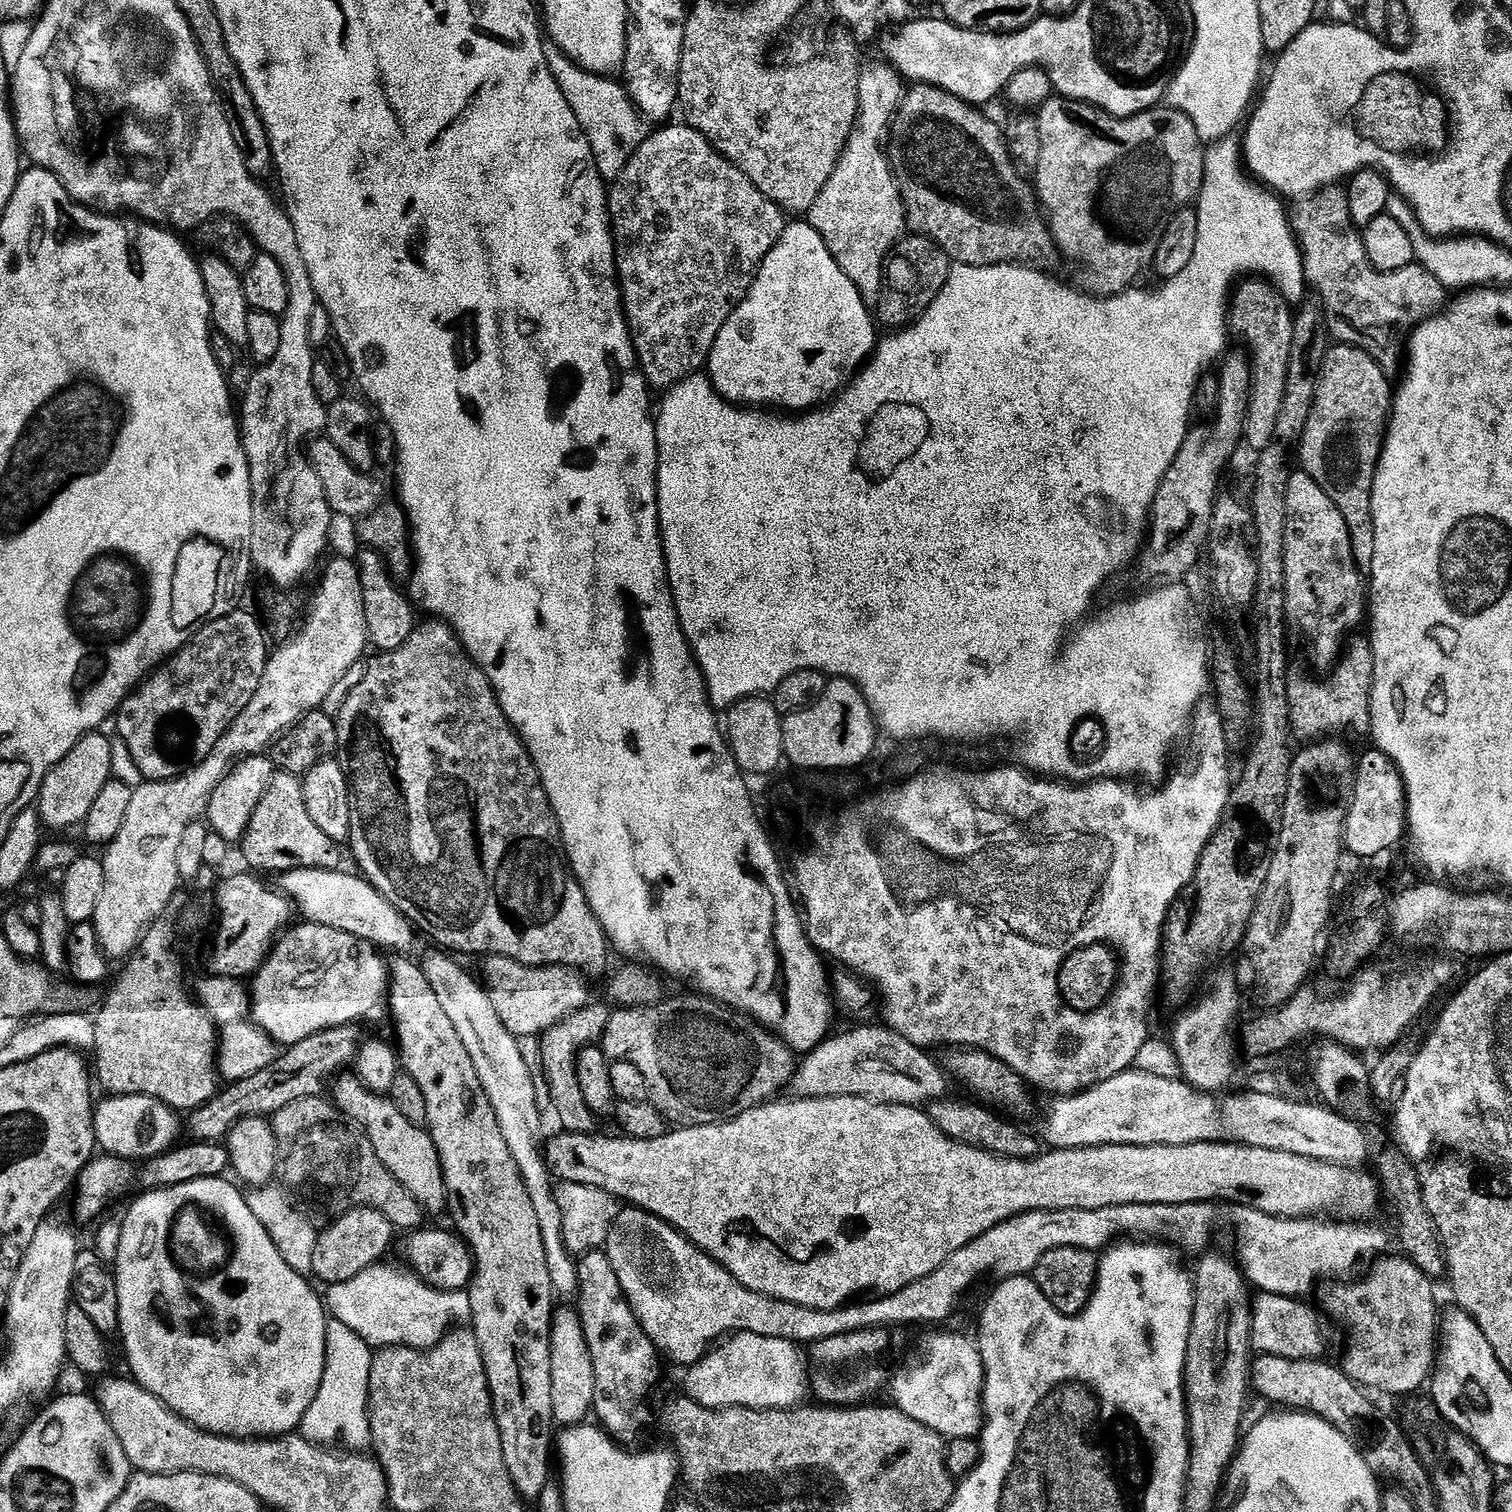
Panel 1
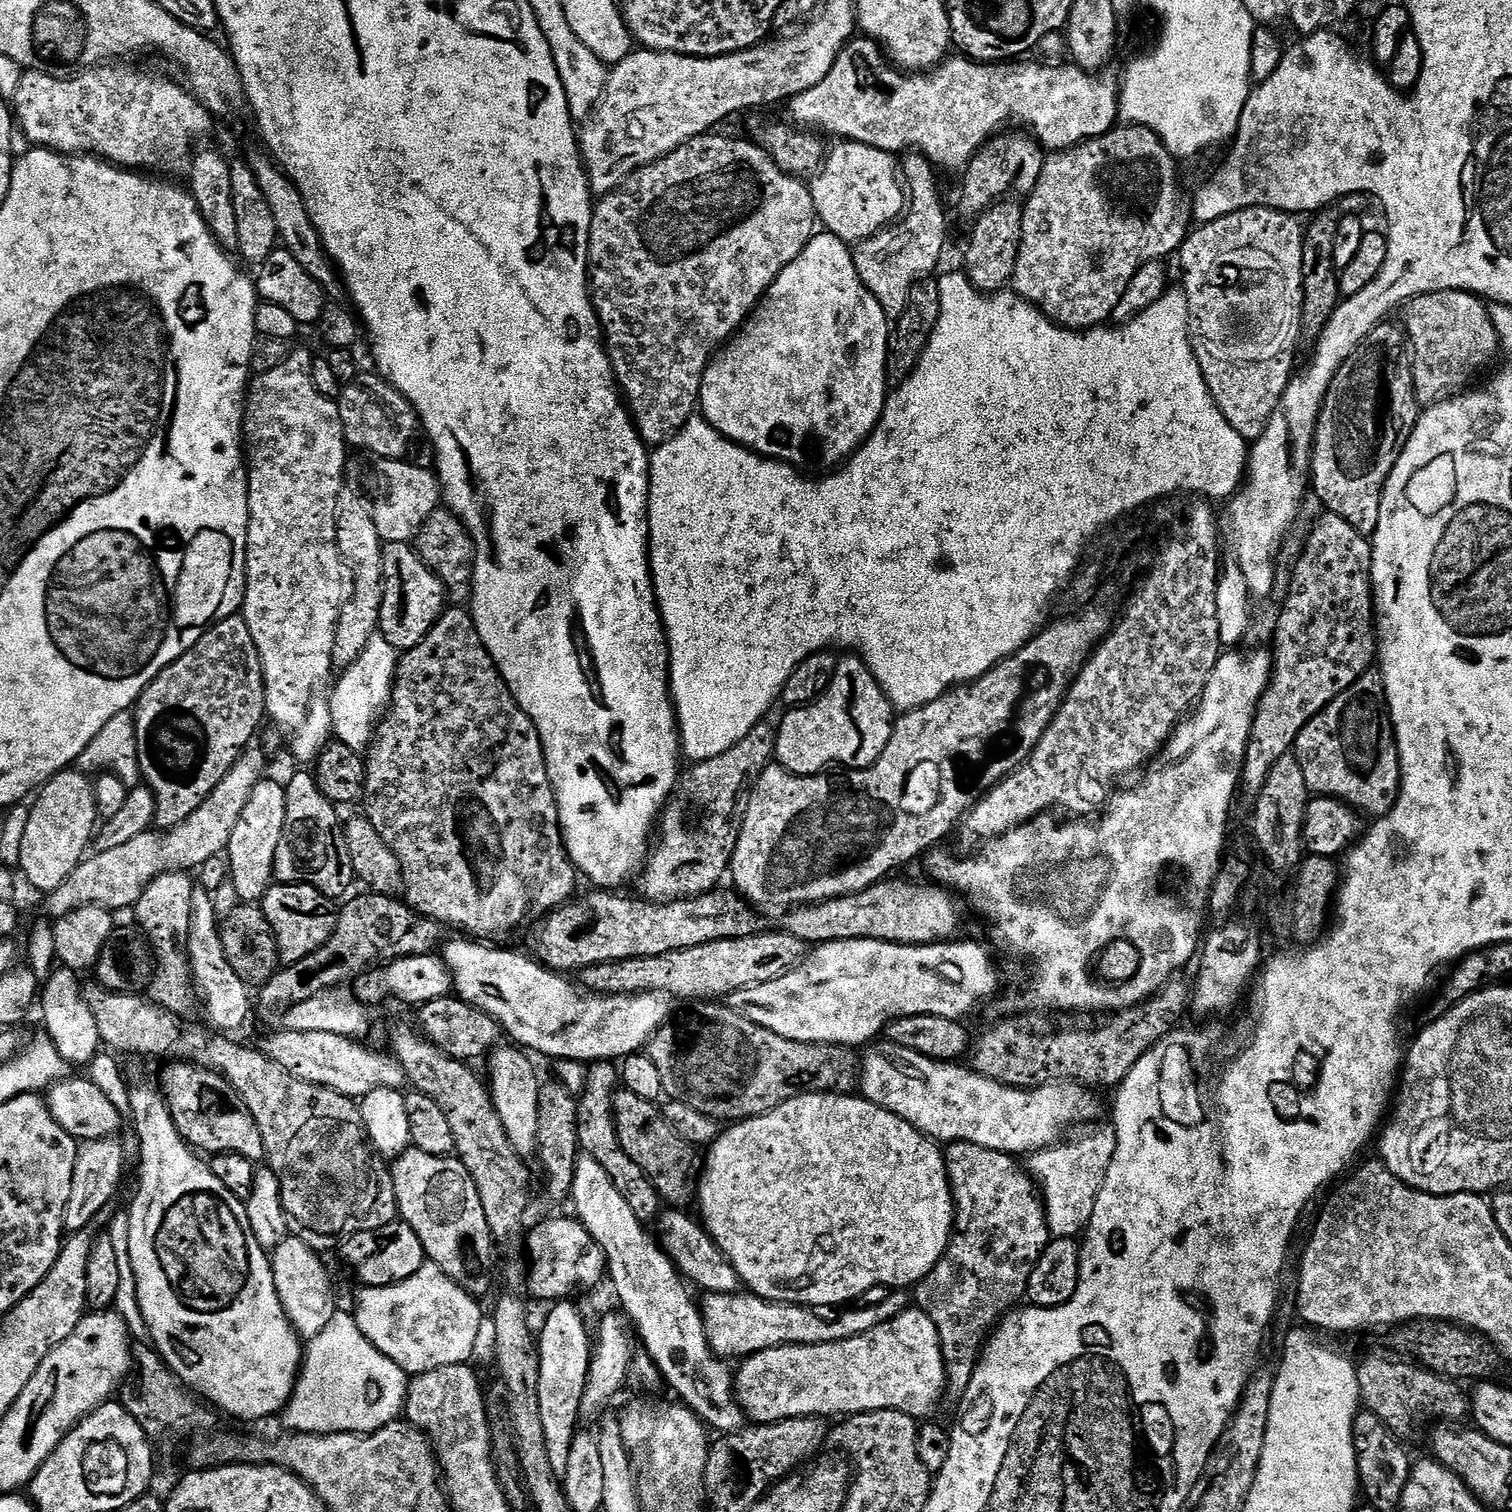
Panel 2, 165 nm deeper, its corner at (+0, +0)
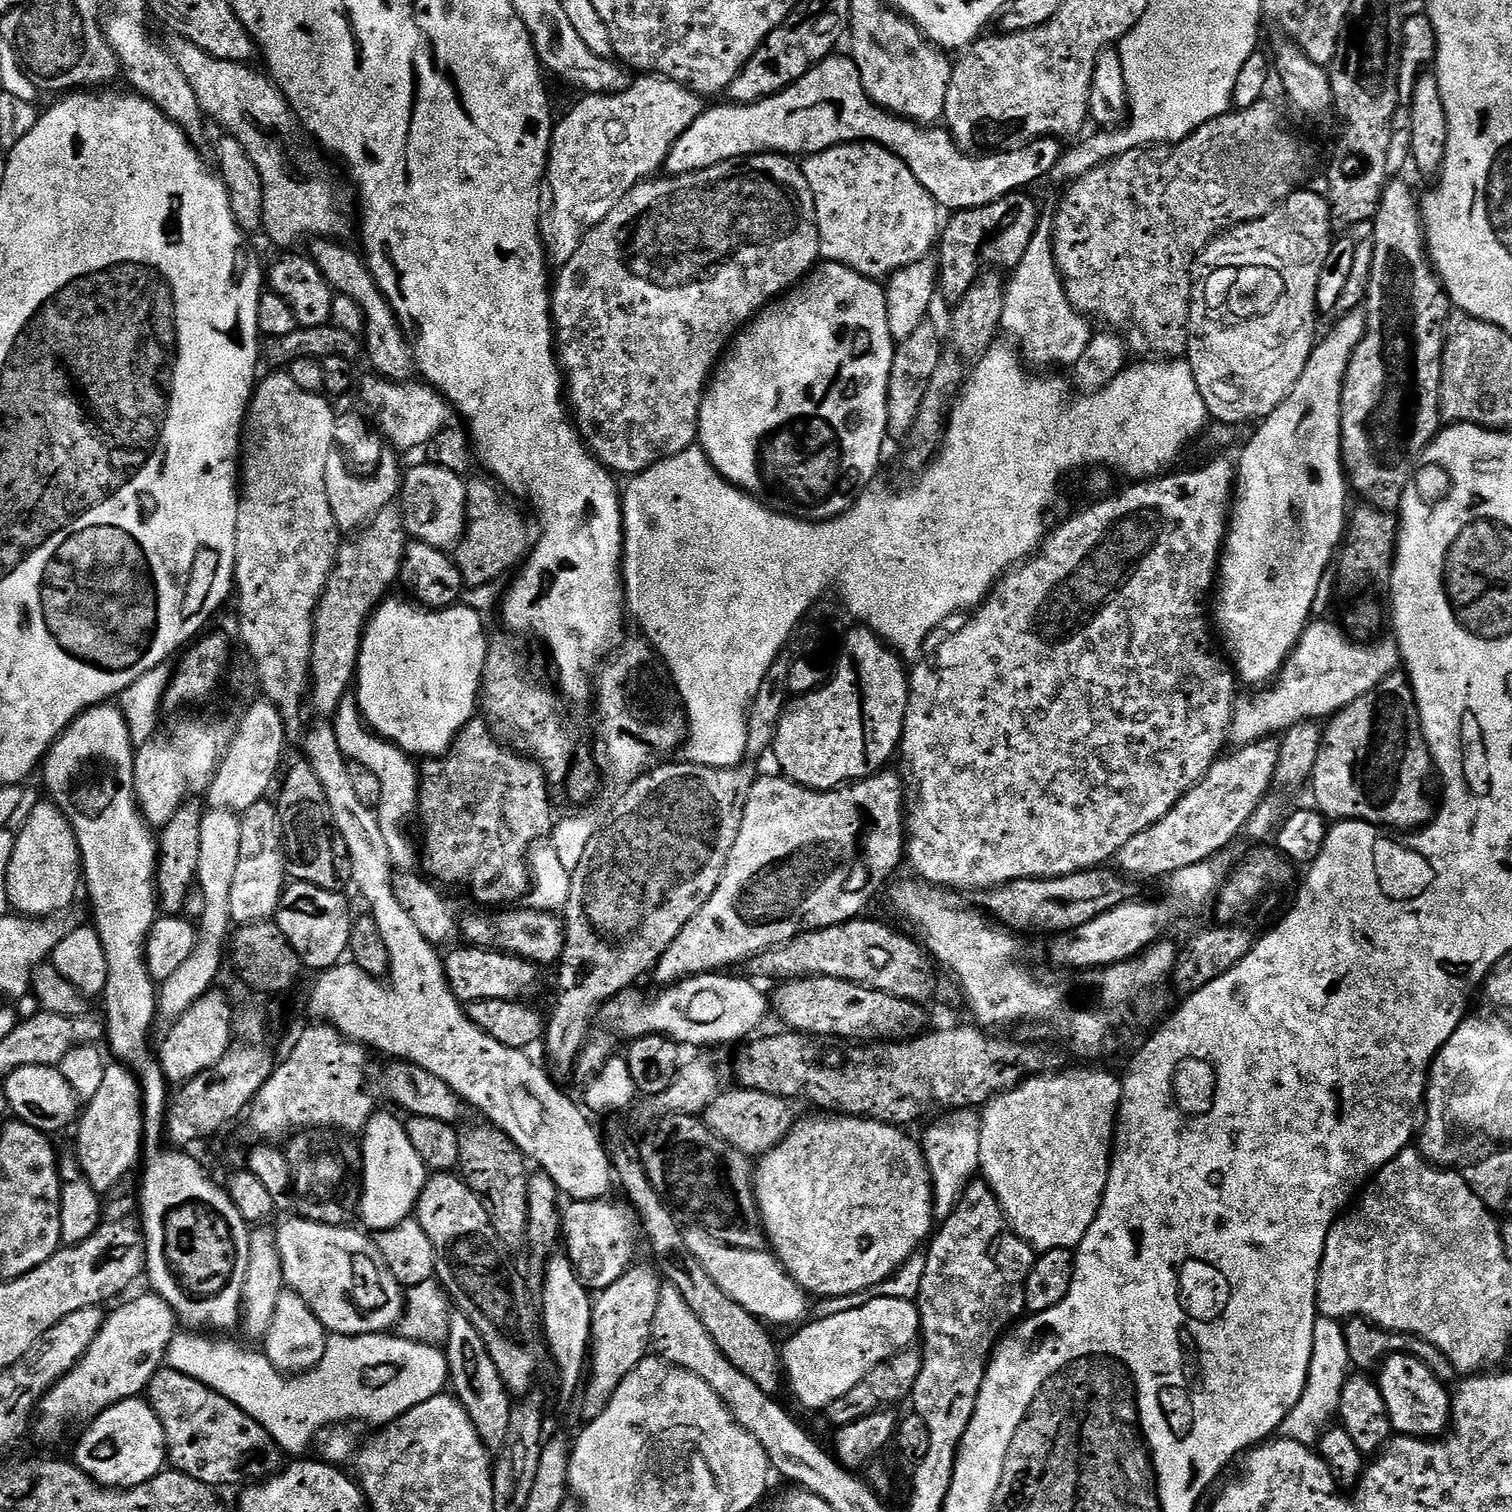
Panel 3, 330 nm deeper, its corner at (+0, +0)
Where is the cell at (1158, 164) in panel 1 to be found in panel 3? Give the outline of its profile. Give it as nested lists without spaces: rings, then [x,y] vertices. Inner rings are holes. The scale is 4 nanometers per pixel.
[[[1041,219],[1037,223],[1036,232],[1030,238],[1030,244],[1026,246],[1026,254],[1022,254],[1022,262],[1018,262],[1018,266],[1011,273],[1012,281],[1008,280],[1004,288],[1004,305],[999,327],[1013,336],[1011,339],[1018,345],[1023,359],[1029,365],[1068,364],[1068,366],[1075,366],[1078,358],[1082,358],[1086,346],[1090,346],[1094,328],[1088,325],[1091,324],[1089,317],[1083,312],[1076,311],[1076,307],[1066,294],[1064,279],[1060,277],[1060,267],[1056,264],[1056,255],[1052,249],[1053,227],[1051,219]]]

